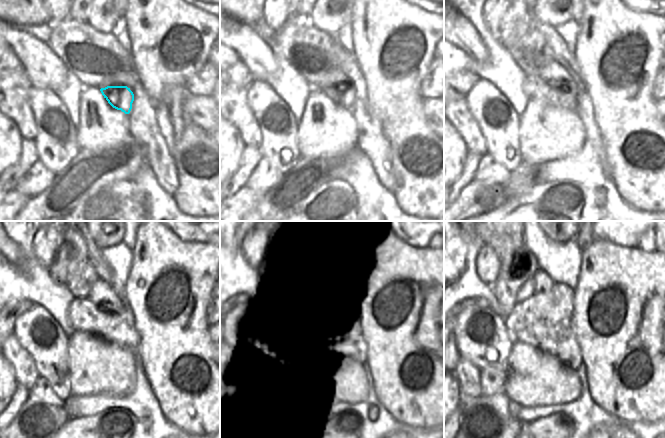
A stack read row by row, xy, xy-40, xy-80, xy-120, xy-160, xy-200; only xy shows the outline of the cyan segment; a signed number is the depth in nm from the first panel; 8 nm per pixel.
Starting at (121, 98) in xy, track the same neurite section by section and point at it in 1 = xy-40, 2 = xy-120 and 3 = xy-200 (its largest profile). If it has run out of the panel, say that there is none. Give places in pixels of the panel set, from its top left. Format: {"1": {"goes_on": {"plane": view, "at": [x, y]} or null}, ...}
{"1": {"goes_on": {"plane": "xy-40", "at": [334, 84]}}, "2": {"goes_on": {"plane": "xy-120", "at": [102, 294]}}, "3": {"goes_on": {"plane": "xy-200", "at": [542, 282]}}}

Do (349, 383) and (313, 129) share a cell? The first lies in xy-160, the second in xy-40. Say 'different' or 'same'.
same

